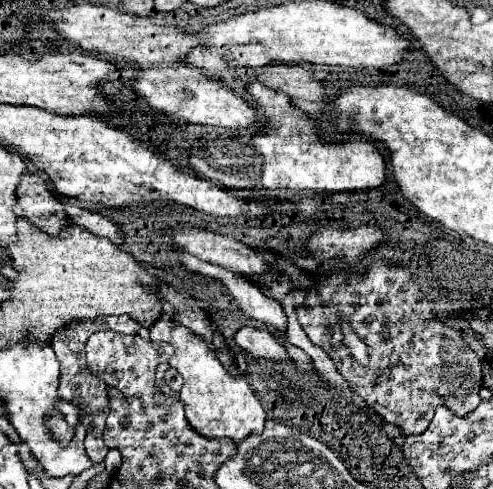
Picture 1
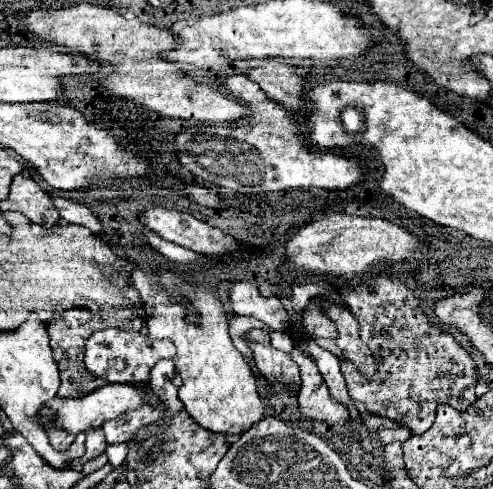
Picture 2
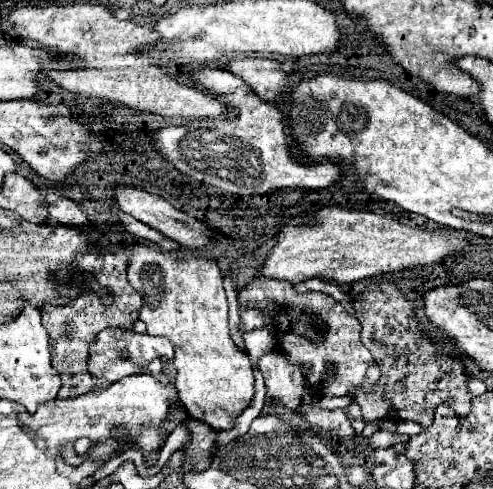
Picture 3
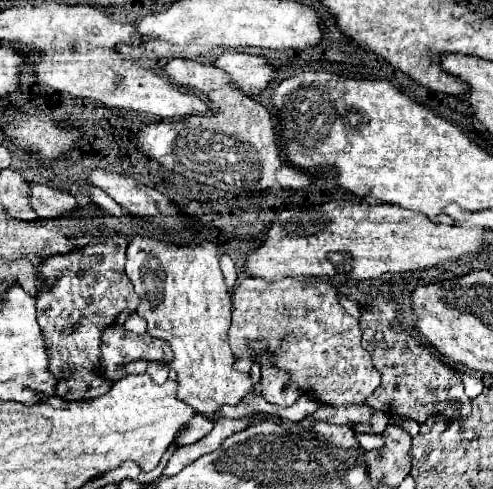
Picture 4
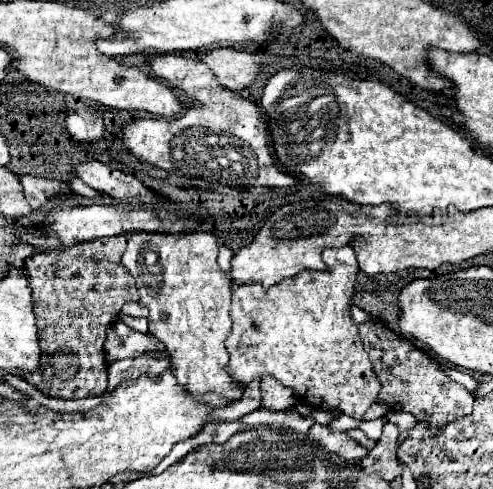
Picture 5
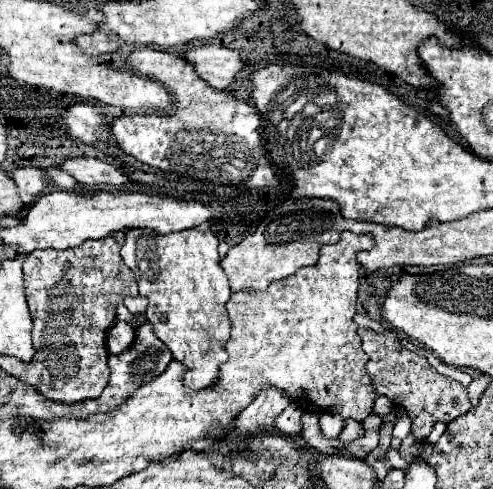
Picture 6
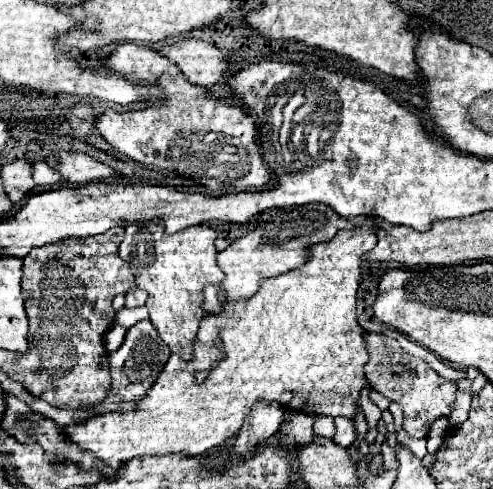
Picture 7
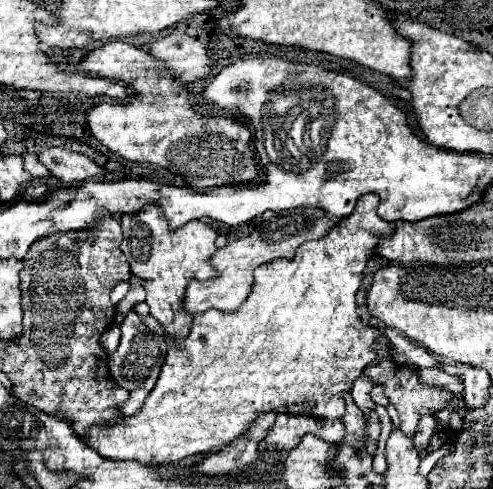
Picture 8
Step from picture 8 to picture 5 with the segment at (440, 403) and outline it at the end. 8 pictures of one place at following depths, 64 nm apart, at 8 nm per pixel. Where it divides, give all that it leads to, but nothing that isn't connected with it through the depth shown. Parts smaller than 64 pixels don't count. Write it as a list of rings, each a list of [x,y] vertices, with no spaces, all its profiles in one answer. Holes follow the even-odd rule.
[[[364,322],[360,324],[360,336],[364,342],[364,350],[368,352],[374,372],[378,374],[382,388],[378,394],[378,402],[386,404],[392,410],[410,412],[418,422],[430,420],[430,424],[448,424],[460,416],[468,416],[472,412],[474,396],[460,384],[456,384],[436,360],[424,354],[418,346],[414,346],[412,338],[386,330],[380,322]]]

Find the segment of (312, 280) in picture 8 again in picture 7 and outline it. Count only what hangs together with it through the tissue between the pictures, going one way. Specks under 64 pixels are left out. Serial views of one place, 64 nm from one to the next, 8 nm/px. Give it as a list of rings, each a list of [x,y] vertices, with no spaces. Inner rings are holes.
[[[364,216],[364,220],[356,220],[354,230],[340,230],[330,242],[312,246],[310,260],[304,266],[284,276],[264,280],[256,296],[232,302],[228,306],[228,314],[206,316],[194,344],[194,360],[184,362],[172,354],[152,388],[138,400],[132,412],[110,412],[92,416],[86,422],[74,422],[62,428],[64,436],[68,436],[68,440],[78,444],[82,450],[90,450],[100,462],[118,472],[132,458],[142,458],[146,454],[188,452],[196,456],[220,446],[228,438],[236,436],[244,416],[248,416],[256,400],[276,400],[284,404],[284,408],[304,414],[356,416],[360,410],[360,390],[370,386],[362,370],[368,362],[368,352],[356,318],[356,292],[362,254],[372,250],[376,244],[374,228],[378,228],[376,218]],[[216,338],[222,338],[226,346],[224,360],[220,360],[220,352],[214,348]],[[198,370],[210,372],[208,380],[202,384],[194,384],[194,372]]]

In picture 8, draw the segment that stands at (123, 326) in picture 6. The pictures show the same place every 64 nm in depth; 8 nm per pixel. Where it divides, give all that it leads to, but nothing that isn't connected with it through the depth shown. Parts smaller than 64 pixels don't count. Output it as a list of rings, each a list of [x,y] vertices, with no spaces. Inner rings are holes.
[[[112,324],[104,334],[102,334],[102,338],[100,338],[100,344],[104,346],[104,350],[108,352],[108,354],[112,354],[116,348],[118,348],[118,342],[120,342],[120,326],[118,324]]]

